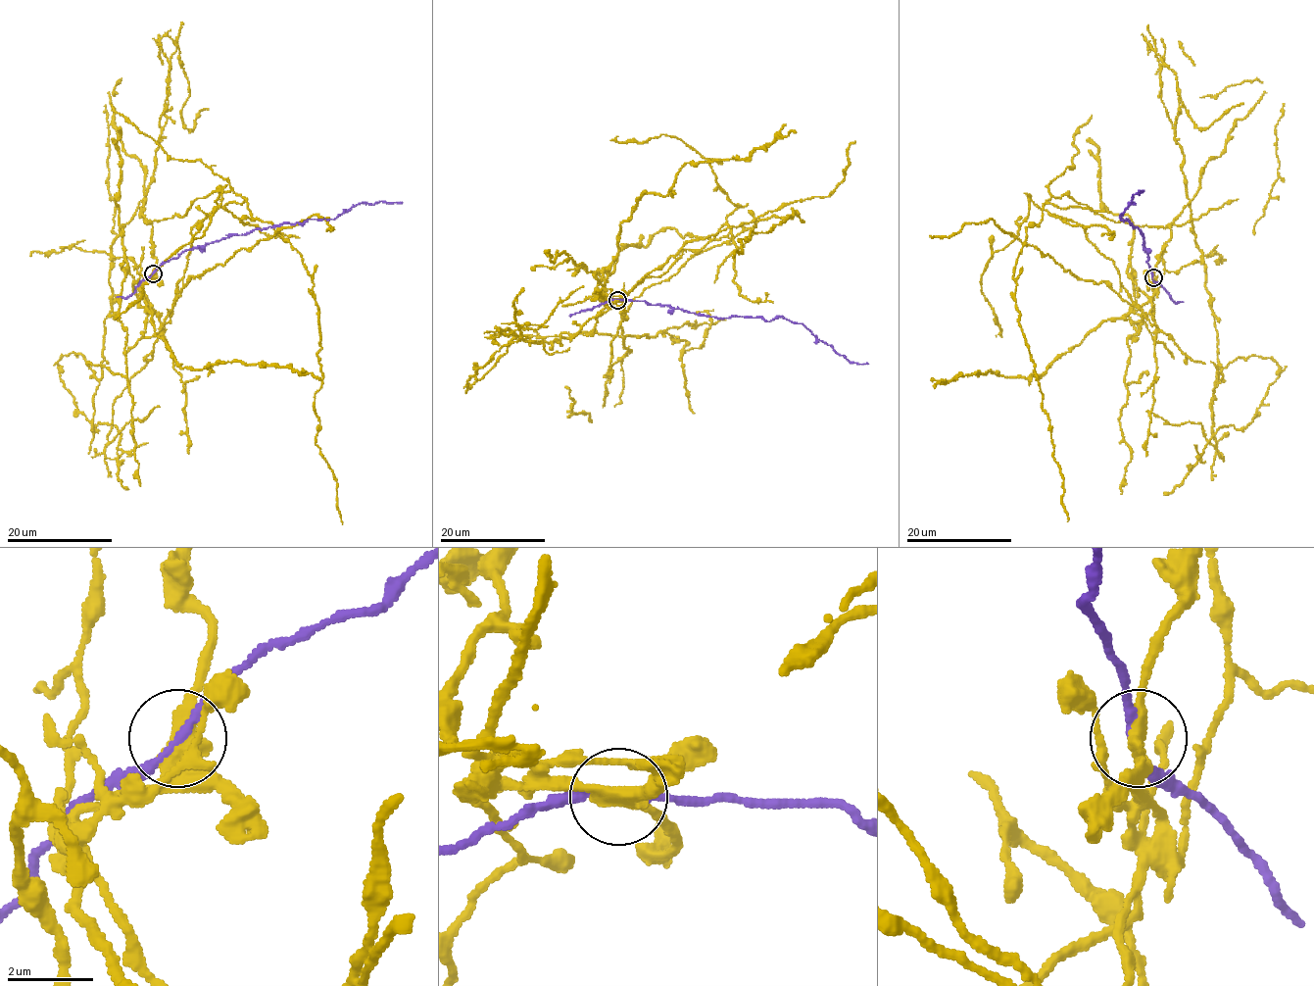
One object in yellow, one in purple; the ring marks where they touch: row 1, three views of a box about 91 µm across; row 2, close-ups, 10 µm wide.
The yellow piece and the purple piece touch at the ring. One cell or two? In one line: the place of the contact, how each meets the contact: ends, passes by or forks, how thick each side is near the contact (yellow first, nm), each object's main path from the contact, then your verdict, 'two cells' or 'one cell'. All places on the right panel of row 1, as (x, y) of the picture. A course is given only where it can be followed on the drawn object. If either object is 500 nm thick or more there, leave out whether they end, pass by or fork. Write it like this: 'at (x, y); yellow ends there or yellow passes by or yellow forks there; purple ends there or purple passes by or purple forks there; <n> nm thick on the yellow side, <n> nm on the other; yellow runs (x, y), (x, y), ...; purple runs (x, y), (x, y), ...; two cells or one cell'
at (1153, 277); yellow forks there; purple passes by; 320 nm thick on the yellow side, 150 nm on the other; yellow runs (1153, 278), (1167, 226), (1114, 222), (1067, 195), (1046, 201), (1043, 221), (1026, 228), (1015, 307), (1067, 521); purple runs (1152, 278), (1143, 250), (1143, 236), (1120, 217), (1139, 191); two cells

